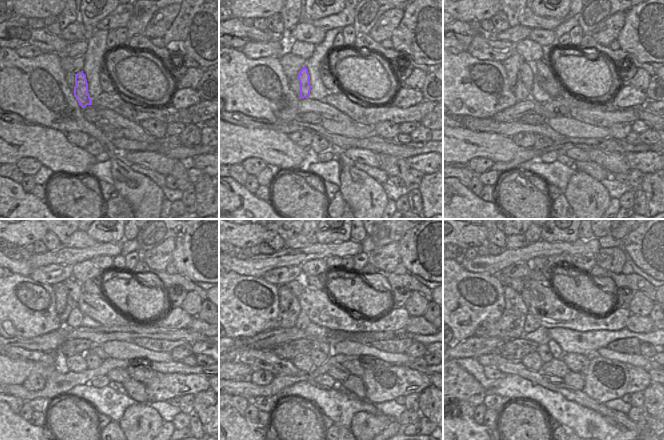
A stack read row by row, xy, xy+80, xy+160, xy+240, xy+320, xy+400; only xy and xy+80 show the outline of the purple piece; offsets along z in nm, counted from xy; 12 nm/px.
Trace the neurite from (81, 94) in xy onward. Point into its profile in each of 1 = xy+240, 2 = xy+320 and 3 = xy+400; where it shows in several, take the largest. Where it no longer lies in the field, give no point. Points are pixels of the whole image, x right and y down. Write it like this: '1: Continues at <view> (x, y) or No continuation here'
1: Continues at xy+240 (75, 289)
2: Continues at xy+320 (296, 287)
3: Continues at xy+400 (517, 284)

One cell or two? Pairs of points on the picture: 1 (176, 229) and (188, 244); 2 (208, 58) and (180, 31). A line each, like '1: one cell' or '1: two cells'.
1: two cells
2: one cell

